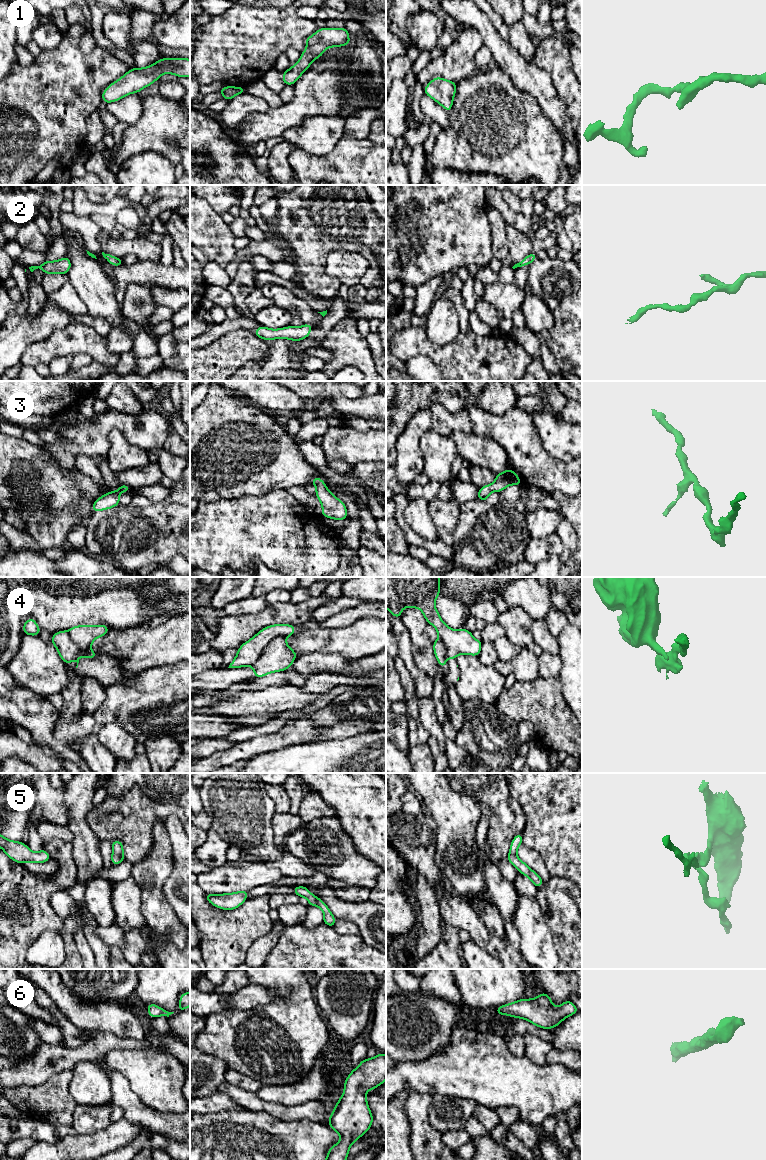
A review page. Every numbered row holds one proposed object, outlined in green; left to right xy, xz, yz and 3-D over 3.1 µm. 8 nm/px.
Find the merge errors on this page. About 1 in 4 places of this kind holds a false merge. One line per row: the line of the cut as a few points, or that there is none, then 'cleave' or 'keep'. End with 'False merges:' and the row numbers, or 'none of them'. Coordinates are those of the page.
1: no cut | keep
2: no cut | keep
3: no cut | keep
4: xz (285, 637), (274, 637), (251, 665) | cleave
5: no cut | keep
6: no cut | keep
False merges: 4

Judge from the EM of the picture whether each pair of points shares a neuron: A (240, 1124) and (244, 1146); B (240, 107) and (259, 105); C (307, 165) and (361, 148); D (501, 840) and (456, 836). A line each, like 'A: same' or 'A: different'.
A: same
B: same
C: same
D: different

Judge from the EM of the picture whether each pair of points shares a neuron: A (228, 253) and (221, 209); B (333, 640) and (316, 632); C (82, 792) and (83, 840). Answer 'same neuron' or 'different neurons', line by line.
A: different neurons
B: same neuron
C: same neuron

